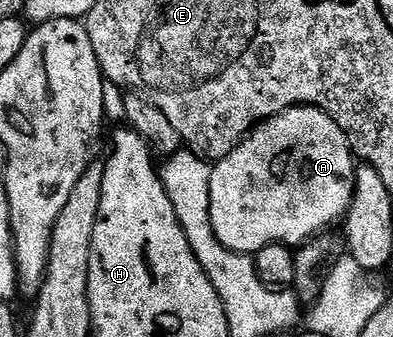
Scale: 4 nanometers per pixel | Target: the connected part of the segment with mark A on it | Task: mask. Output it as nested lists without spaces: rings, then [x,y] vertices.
[[[290,107],[286,111],[281,111],[279,115],[273,115],[270,119],[262,120],[238,146],[232,149],[232,153],[228,153],[228,157],[217,160],[213,164],[210,173],[212,229],[225,247],[239,251],[242,255],[253,256],[254,252],[264,249],[264,245],[272,245],[273,243],[285,243],[291,249],[297,248],[299,245],[307,243],[309,239],[313,239],[314,236],[333,228],[330,226],[337,219],[339,222],[345,216],[353,199],[355,168],[356,160],[350,153],[346,135],[340,129],[340,125],[336,125],[336,121],[332,121],[332,117],[328,117],[328,113],[324,113],[319,107]]]

